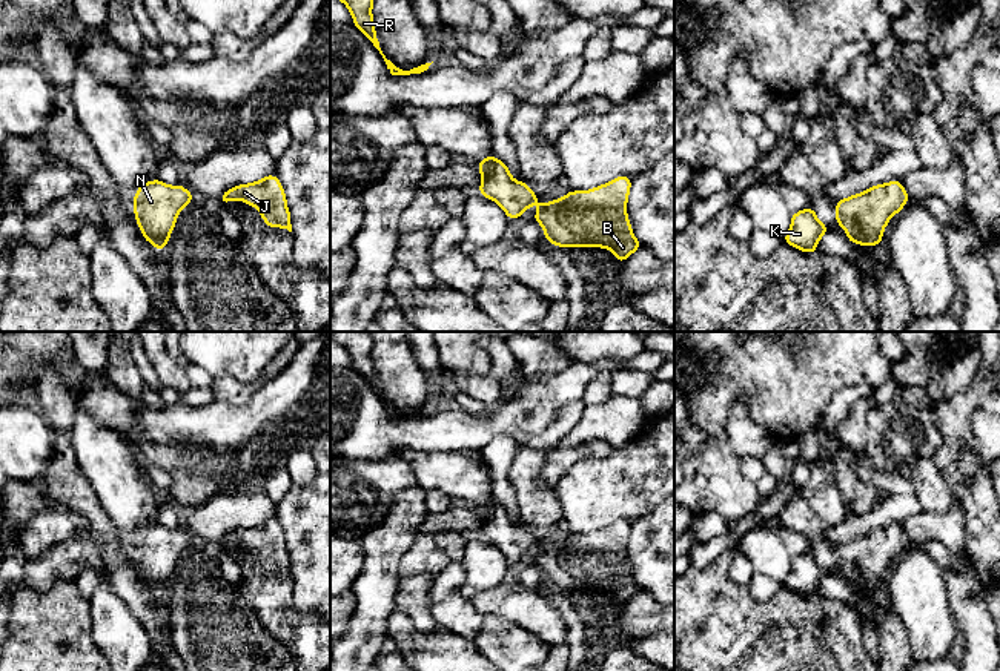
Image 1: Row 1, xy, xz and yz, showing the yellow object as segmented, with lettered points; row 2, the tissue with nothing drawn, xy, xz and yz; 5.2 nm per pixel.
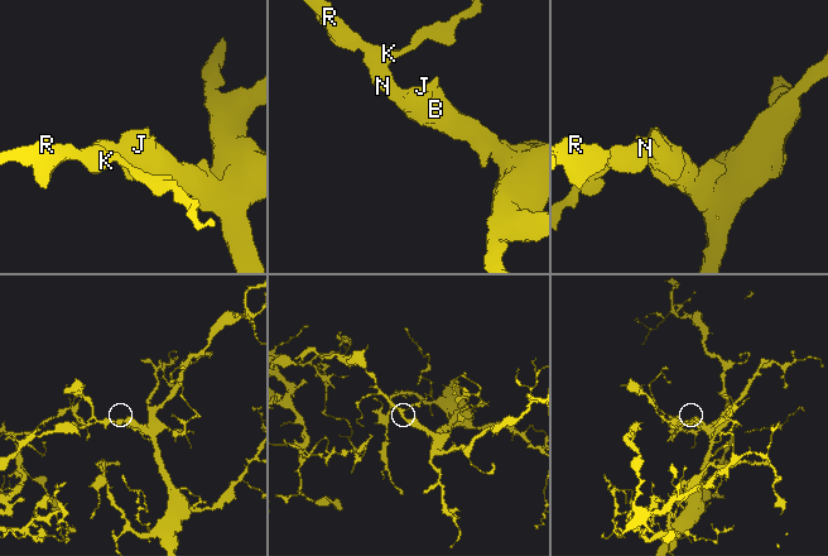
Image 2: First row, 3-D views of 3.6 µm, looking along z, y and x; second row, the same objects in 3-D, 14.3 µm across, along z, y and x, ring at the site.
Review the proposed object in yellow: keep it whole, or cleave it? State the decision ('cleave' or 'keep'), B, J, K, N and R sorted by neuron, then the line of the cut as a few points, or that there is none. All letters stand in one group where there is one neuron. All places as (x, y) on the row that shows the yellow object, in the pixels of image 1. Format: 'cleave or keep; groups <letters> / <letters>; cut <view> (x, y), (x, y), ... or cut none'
keep; groups B J K N R; cut none

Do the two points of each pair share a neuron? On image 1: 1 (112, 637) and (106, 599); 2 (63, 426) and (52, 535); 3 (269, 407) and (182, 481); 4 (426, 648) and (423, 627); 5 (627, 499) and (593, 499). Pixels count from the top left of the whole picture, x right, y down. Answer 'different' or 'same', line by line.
1: same
2: different
3: same
4: different
5: same

